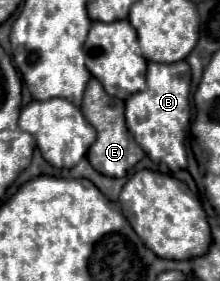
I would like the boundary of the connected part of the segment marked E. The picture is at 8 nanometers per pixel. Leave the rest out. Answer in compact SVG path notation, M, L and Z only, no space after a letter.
M90 79L86 93L84 93L84 101L82 101L82 113L84 117L90 121L90 125L96 129L96 141L94 145L88 149L88 161L90 165L108 177L124 177L128 173L128 169L132 169L142 157L144 151L142 147L134 141L134 137L130 137L130 131L126 129L126 119L124 119L124 101L118 97L108 95L98 79Z

